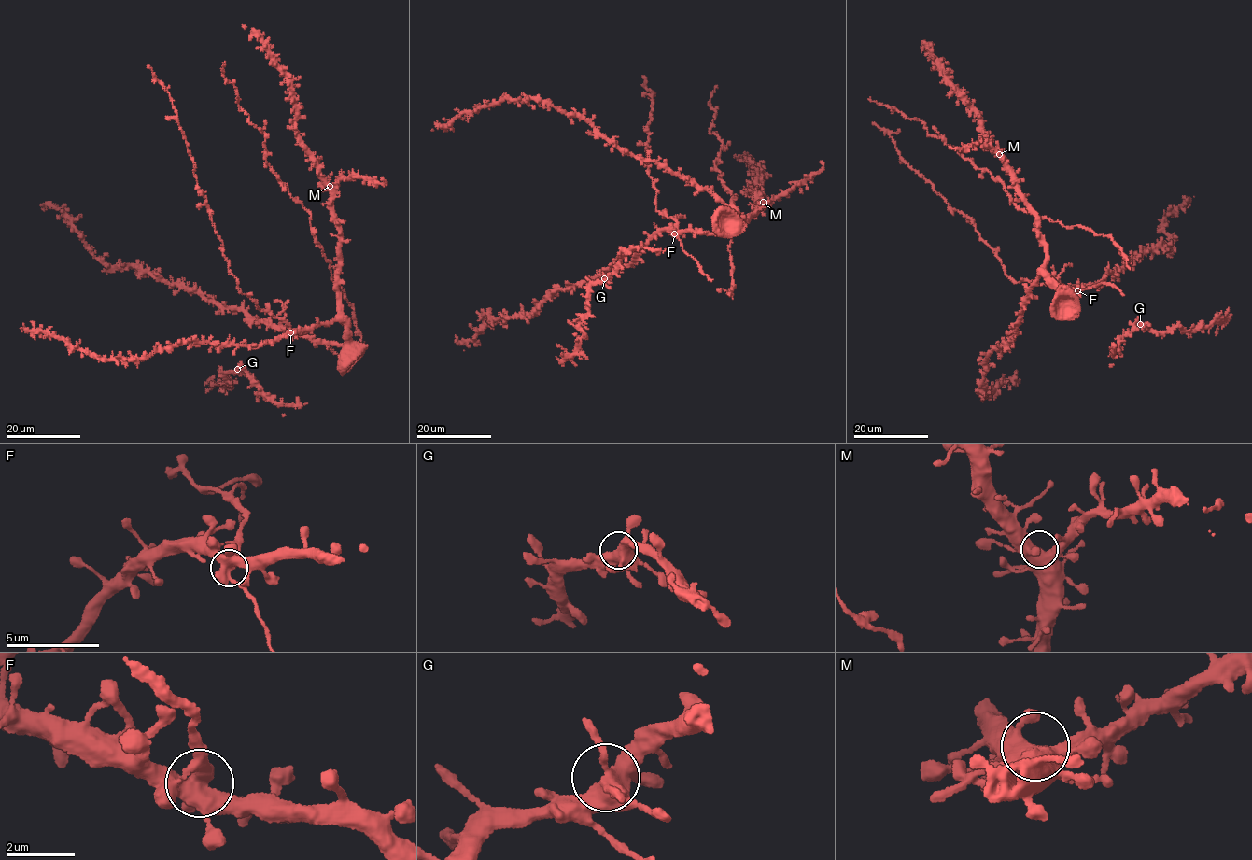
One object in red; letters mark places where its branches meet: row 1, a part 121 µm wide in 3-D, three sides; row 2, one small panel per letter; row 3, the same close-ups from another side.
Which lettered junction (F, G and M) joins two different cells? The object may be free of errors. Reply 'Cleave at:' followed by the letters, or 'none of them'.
Cleave at: none of them

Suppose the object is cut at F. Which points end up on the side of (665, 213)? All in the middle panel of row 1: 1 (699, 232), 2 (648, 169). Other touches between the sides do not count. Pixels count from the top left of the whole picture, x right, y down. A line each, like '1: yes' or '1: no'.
1: no
2: yes

